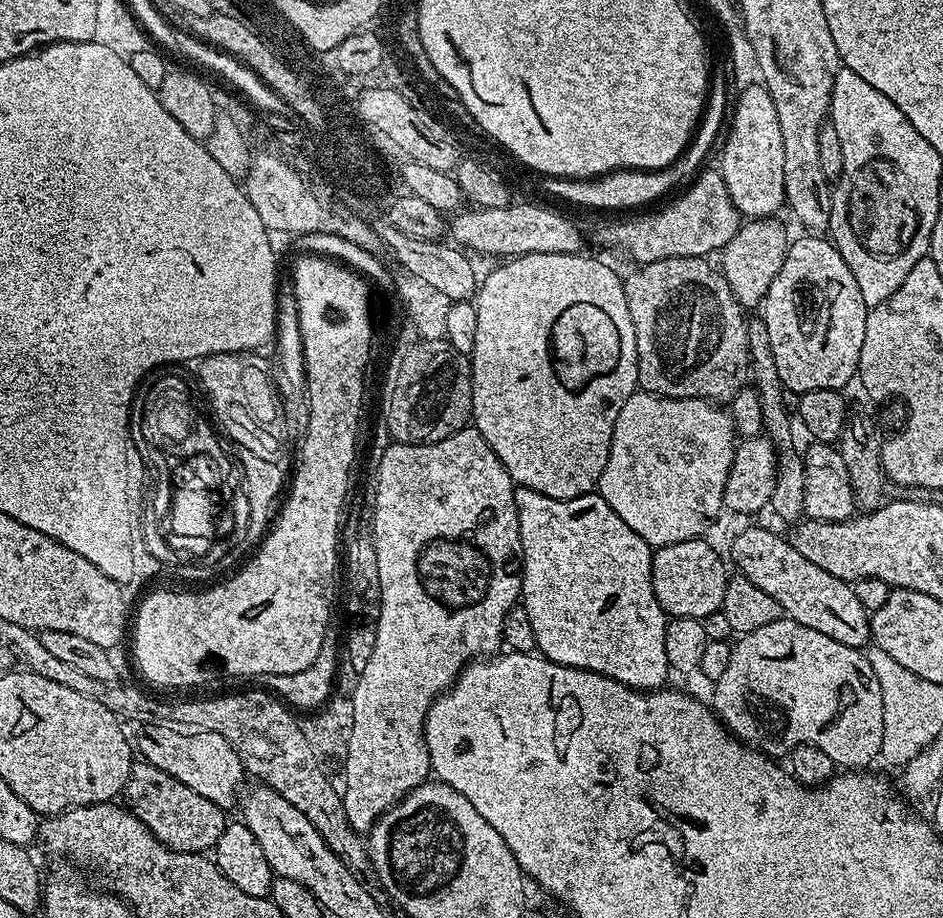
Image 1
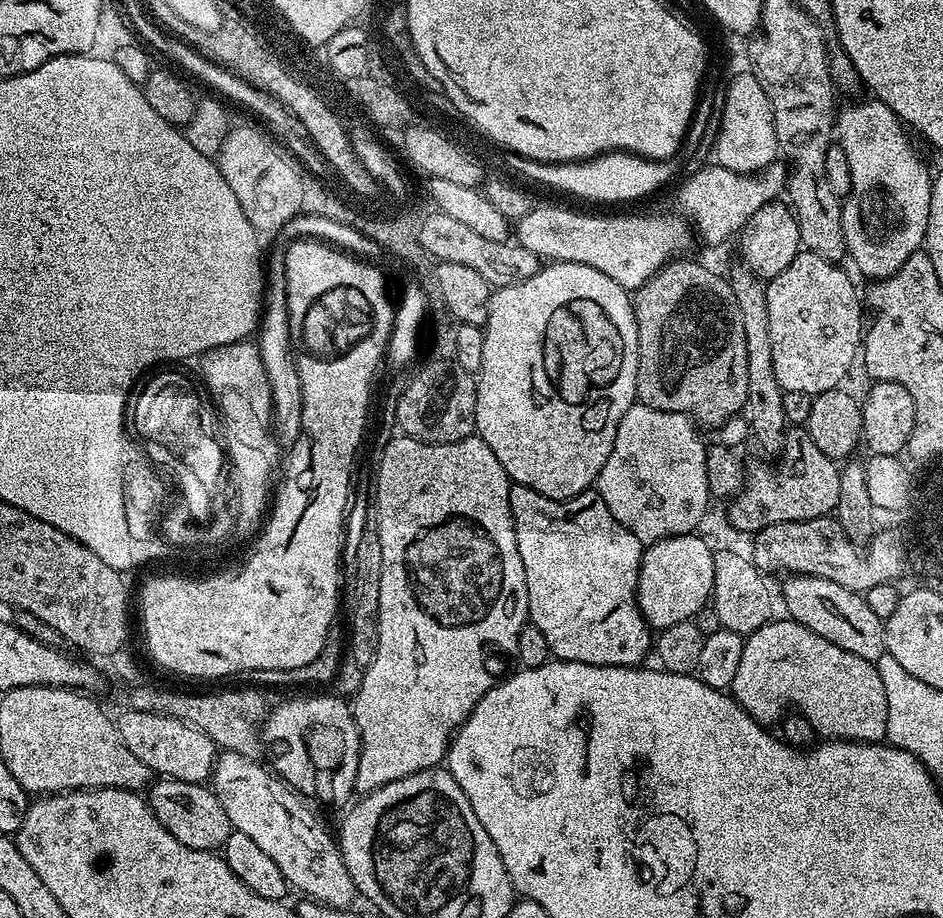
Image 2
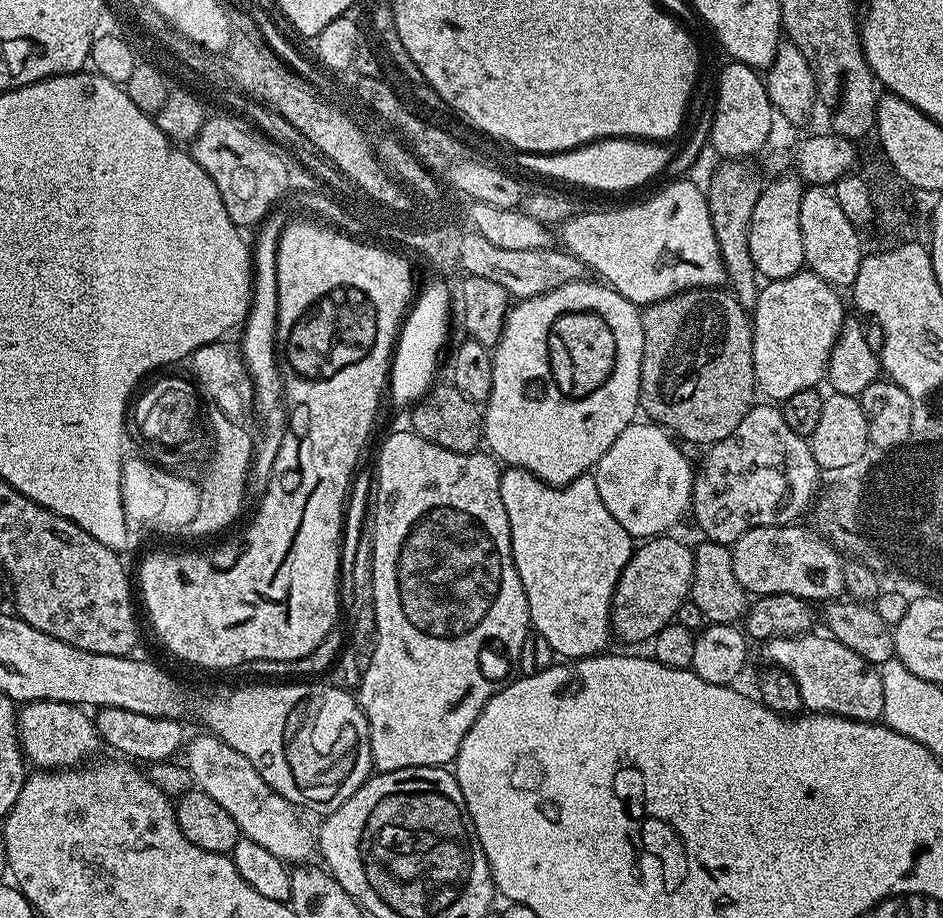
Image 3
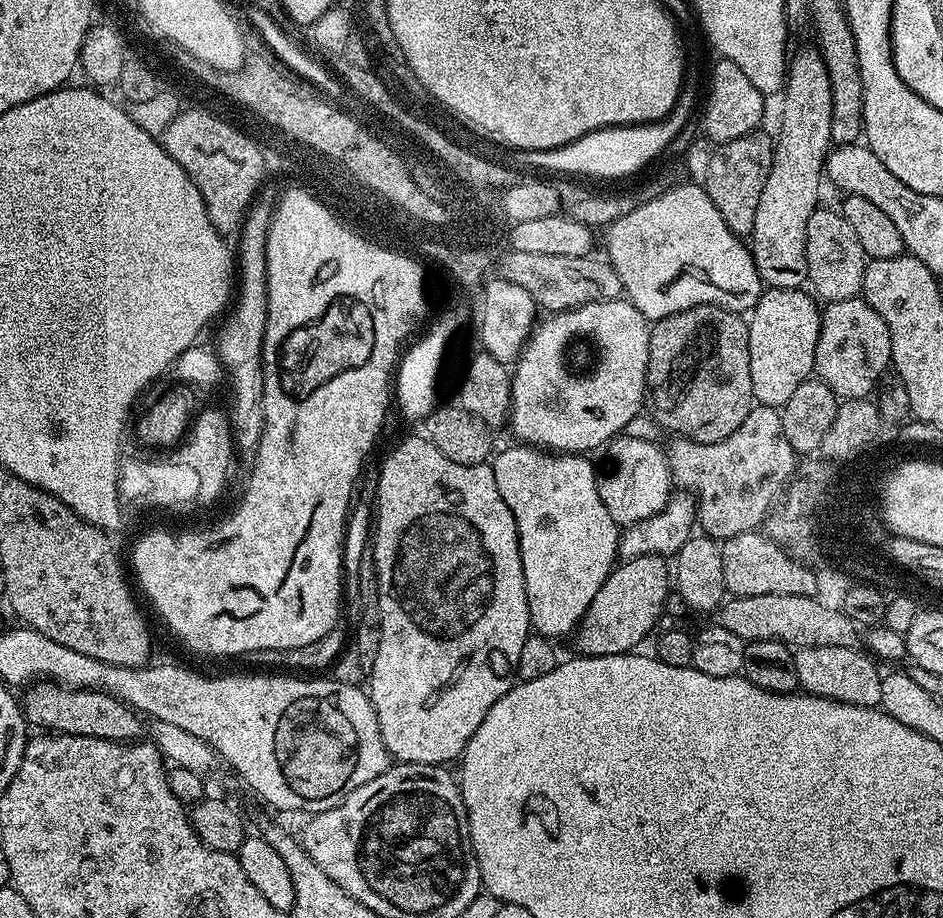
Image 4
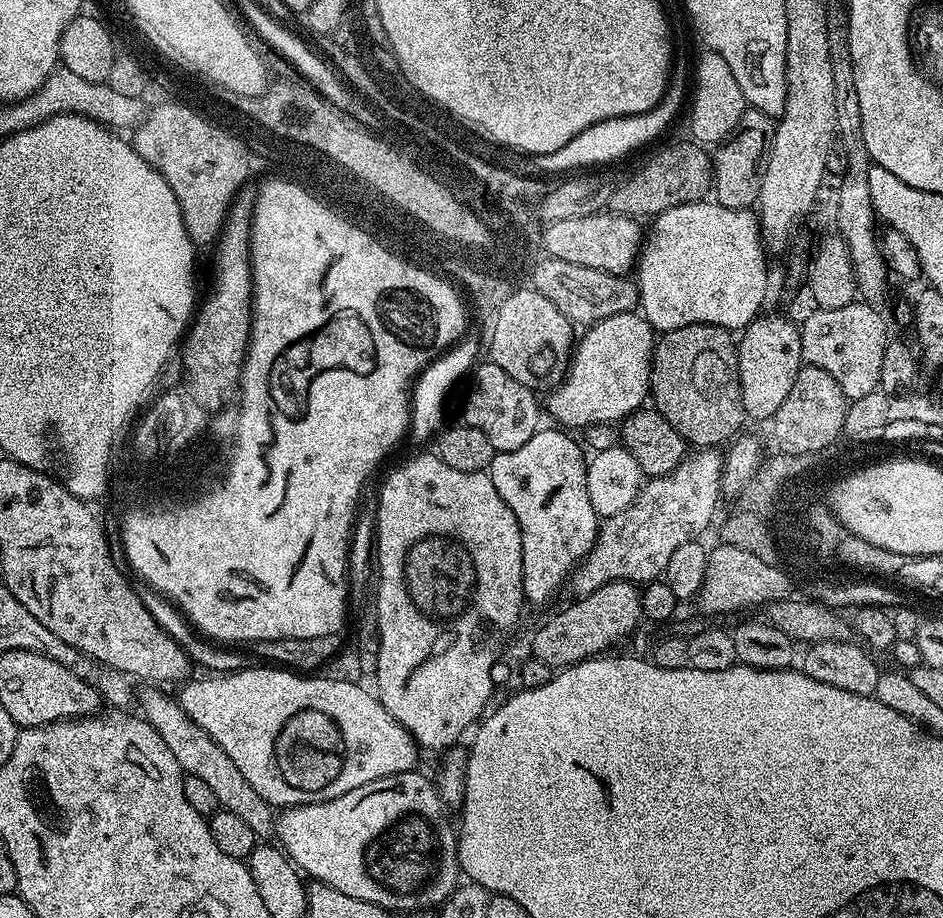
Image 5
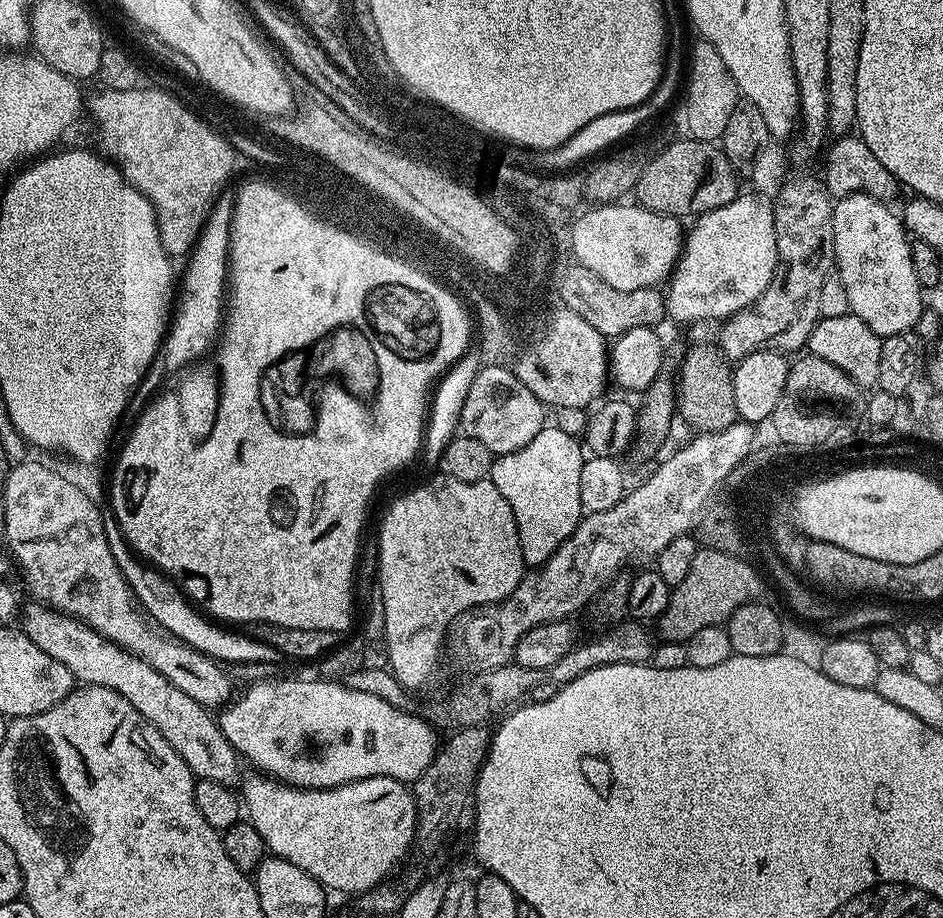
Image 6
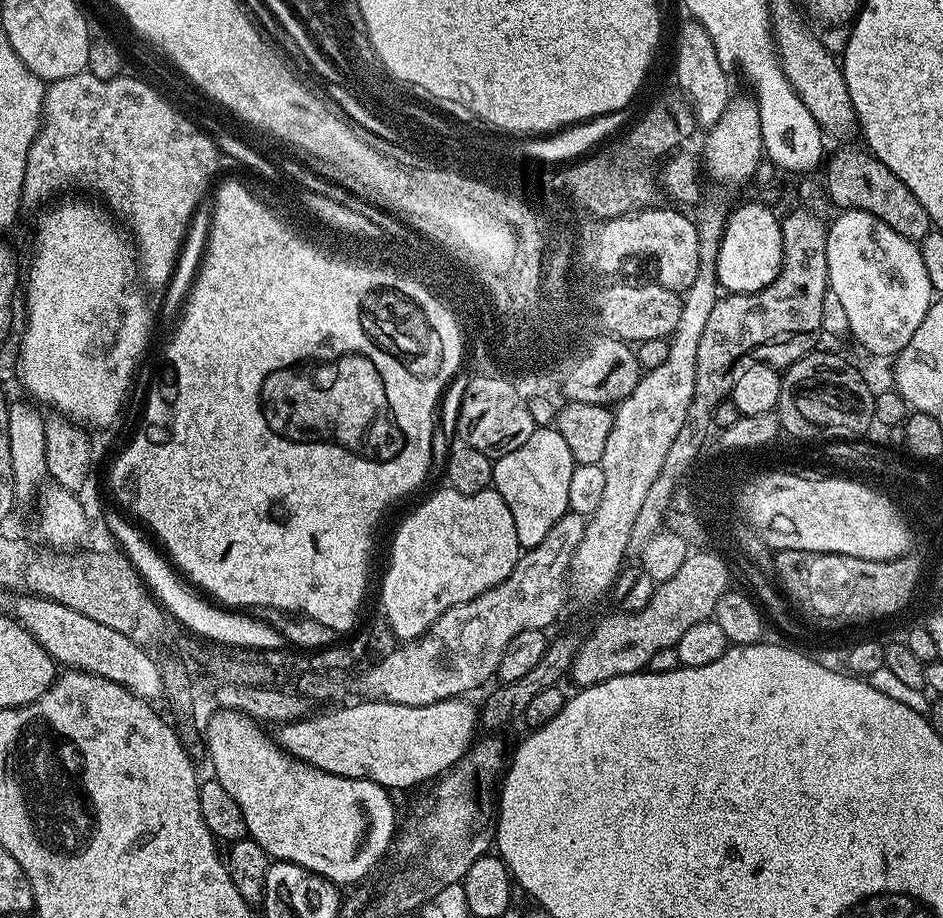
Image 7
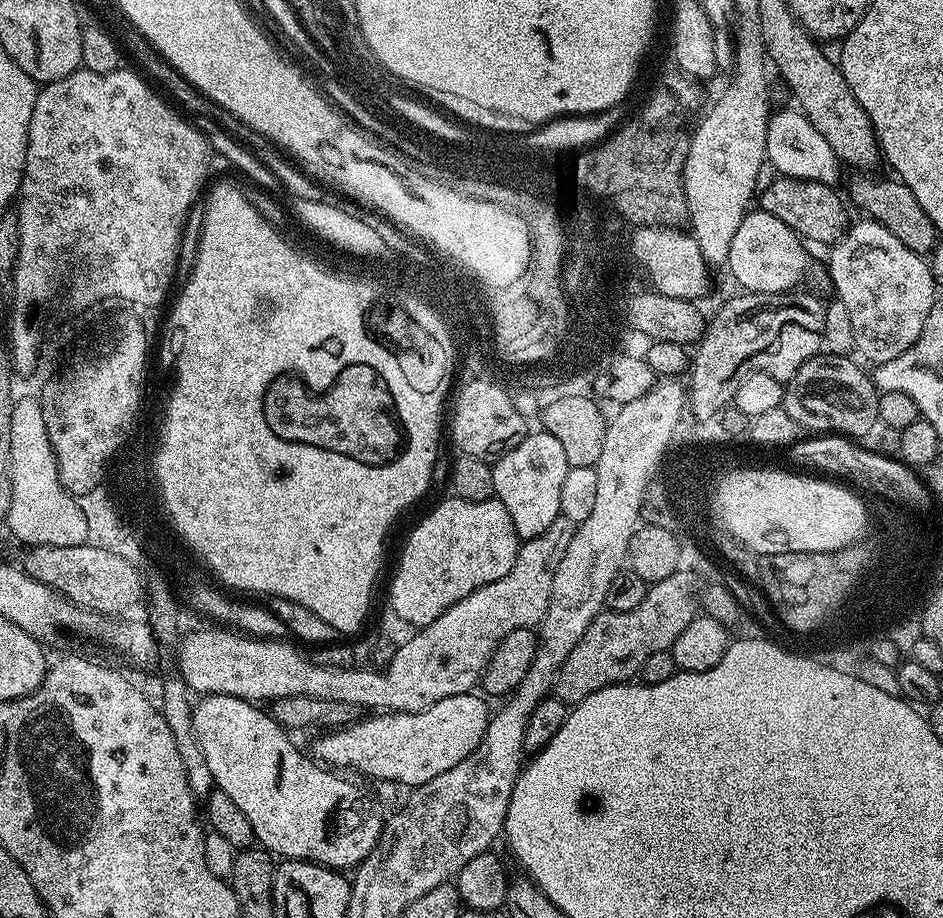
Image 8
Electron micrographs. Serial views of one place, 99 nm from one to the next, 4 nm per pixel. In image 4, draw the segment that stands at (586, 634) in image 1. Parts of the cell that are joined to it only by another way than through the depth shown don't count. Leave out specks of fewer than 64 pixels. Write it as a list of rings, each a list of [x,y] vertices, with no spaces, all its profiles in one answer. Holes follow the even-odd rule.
[[[535,446],[516,447],[520,448],[497,451],[491,466],[494,482],[498,482],[498,494],[502,494],[502,502],[510,506],[510,514],[514,514],[518,530],[531,627],[541,636],[571,637],[590,602],[594,602],[594,594],[602,590],[602,582],[606,582],[618,563],[621,529],[614,518],[610,518],[610,510],[606,510],[603,504],[602,494],[598,494],[598,472],[592,469],[587,455],[557,454]]]

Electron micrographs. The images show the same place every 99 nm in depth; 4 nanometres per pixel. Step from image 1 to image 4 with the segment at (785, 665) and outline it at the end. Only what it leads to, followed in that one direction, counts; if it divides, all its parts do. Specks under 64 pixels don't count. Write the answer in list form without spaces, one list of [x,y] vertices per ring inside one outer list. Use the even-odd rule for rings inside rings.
[[[814,646],[795,653],[799,687],[809,696],[821,696],[863,708],[875,708],[882,698],[882,675],[877,661],[867,651],[846,646]]]

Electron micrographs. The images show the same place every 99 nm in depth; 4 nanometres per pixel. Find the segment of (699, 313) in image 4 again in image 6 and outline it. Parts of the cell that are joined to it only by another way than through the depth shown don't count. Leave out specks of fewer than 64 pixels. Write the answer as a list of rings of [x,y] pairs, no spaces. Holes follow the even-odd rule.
[[[715,343],[696,344],[684,356],[680,364],[680,377],[675,377],[676,385],[676,406],[679,419],[684,419],[690,427],[696,428],[697,433],[717,432],[726,430],[726,426],[737,423],[736,407],[734,406],[734,382],[732,381],[733,369],[730,362],[724,357],[723,352]]]

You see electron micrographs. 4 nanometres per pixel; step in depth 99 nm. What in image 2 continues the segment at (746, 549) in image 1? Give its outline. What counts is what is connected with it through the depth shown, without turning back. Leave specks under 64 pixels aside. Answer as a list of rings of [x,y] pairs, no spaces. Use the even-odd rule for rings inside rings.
[[[792,574],[785,580],[788,581],[784,584],[784,604],[791,619],[806,626],[806,630],[814,630],[814,634],[822,634],[822,638],[834,642],[834,646],[842,646],[842,650],[858,654],[858,658],[875,662],[885,655],[884,620],[870,610],[861,593],[846,590],[846,586],[838,586],[838,582],[817,576]]]

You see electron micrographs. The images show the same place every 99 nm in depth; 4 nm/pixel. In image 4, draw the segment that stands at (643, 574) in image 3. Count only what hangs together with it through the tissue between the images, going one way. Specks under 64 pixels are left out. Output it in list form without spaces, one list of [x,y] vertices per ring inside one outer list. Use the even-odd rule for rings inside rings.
[[[639,556],[617,563],[575,630],[579,655],[622,656],[639,649],[636,647],[653,635],[652,627],[665,615],[664,603],[670,591],[670,568],[664,564],[663,556]]]

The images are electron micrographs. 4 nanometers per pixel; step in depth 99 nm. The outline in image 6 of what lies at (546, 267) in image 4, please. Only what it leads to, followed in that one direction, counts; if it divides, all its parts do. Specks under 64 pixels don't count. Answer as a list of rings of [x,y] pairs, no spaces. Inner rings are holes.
[[[573,263],[572,268],[568,268],[556,276],[554,282],[558,288],[559,301],[569,312],[578,314],[578,318],[586,318],[586,322],[590,322],[590,326],[594,326],[594,330],[598,330],[605,338],[615,338],[620,336],[626,330],[634,330],[635,328],[650,328],[659,325],[659,320],[662,321],[666,316],[666,296],[659,287],[644,288],[642,290],[614,290],[614,286],[606,286],[606,282],[602,282],[602,278],[598,278],[598,274],[594,274],[590,270],[586,270],[582,265]],[[570,286],[584,286],[588,292],[594,294],[577,294]]]

